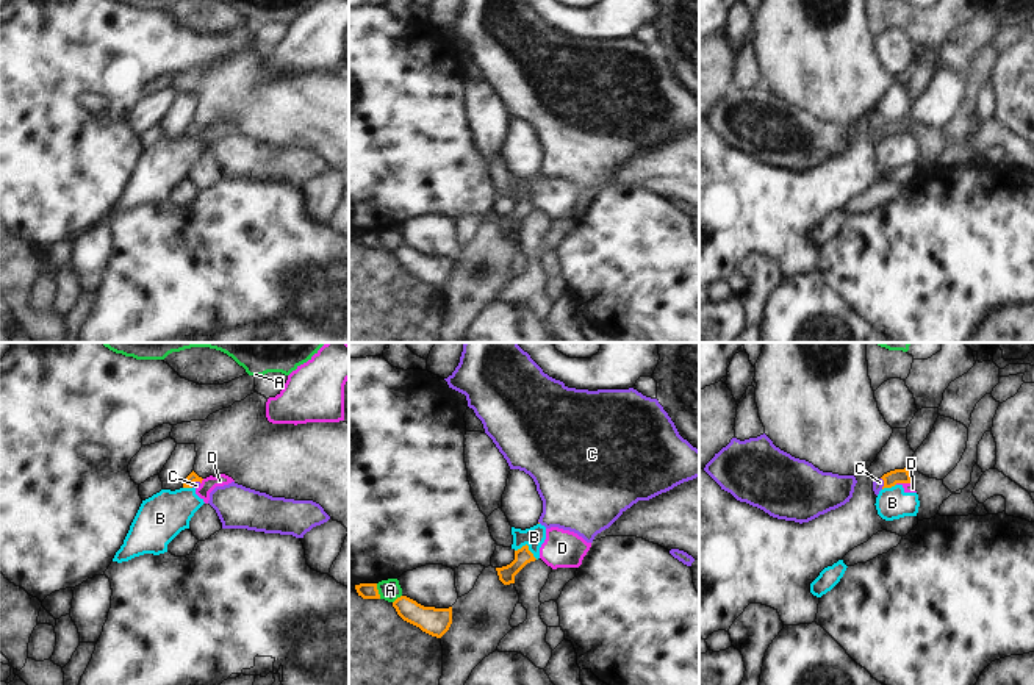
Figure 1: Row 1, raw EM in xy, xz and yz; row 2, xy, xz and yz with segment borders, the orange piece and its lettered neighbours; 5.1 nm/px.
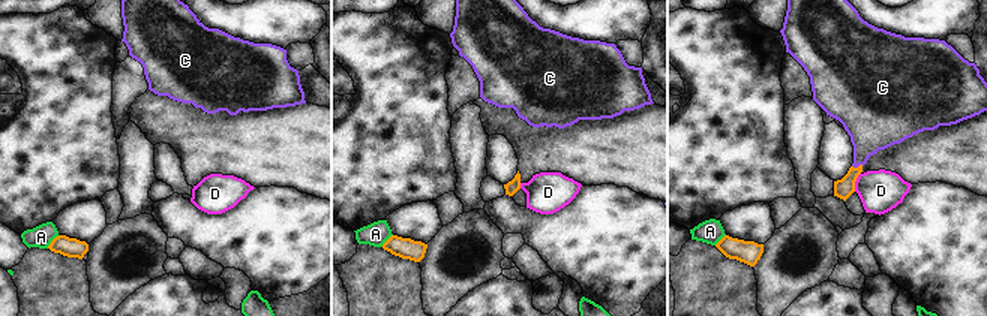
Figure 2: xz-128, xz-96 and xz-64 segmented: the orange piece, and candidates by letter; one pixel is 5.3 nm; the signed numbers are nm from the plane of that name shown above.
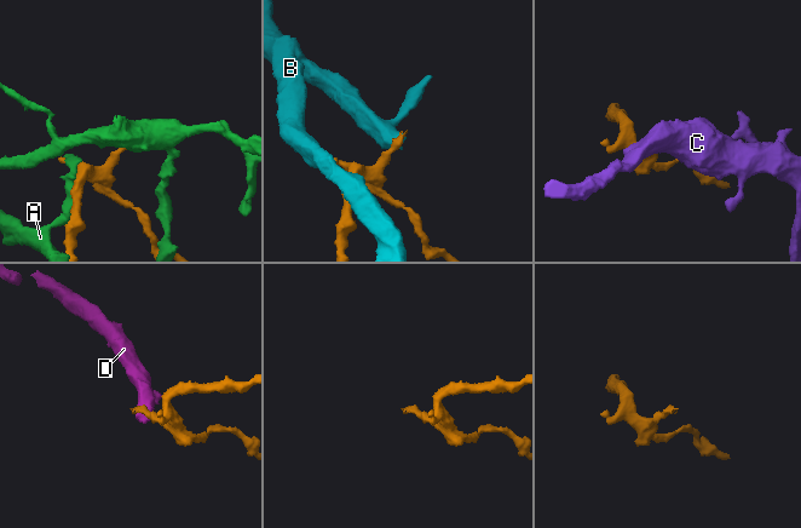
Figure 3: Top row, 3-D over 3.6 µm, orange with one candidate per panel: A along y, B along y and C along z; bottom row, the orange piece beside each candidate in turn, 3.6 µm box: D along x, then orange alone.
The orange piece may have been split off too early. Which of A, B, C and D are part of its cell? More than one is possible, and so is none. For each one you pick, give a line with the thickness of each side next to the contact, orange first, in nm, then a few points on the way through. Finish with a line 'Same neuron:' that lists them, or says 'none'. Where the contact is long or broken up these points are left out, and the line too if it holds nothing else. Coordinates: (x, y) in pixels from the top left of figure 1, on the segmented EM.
C: 50/40 nm | across xy (193, 477), (194, 480), (196, 485)
Same neuron: C

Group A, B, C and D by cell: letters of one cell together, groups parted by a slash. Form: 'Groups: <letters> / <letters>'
Groups: A / B D / C.

